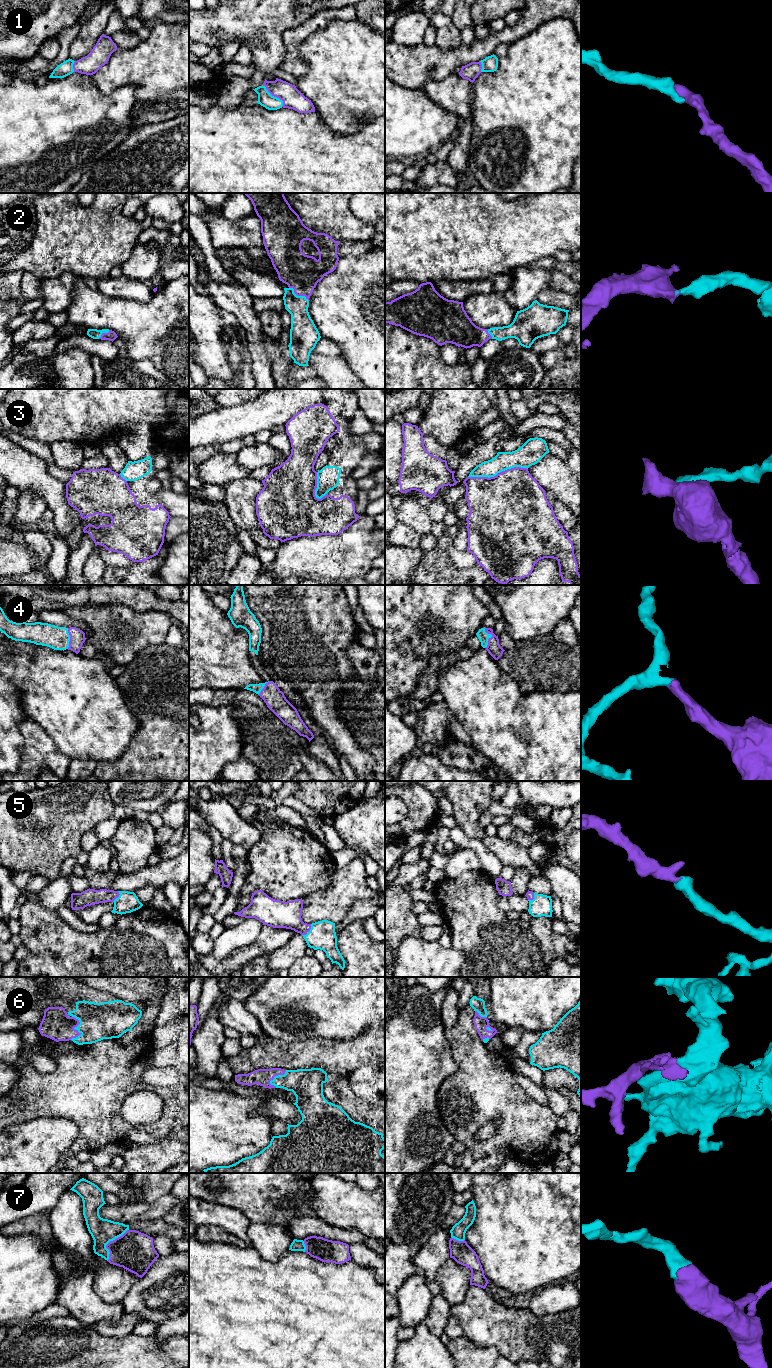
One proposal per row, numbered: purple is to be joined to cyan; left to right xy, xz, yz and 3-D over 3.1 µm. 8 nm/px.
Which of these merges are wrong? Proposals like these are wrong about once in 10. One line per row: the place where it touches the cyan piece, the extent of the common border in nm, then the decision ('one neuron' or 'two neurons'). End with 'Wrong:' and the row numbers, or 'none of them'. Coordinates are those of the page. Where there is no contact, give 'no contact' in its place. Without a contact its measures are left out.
1: meets cyan in xz at (275, 97); contact 240 nm long; one neuron
2: meets cyan in xz at (298, 296); contact 190 nm long; one neuron
3: meets cyan in yz at (497, 473); contact 480 nm long; one neuron
4: meets cyan in yz at (490, 637); contact 160 nm long; one neuron
5: meets cyan in xz at (309, 931); contact 120 nm long; one neuron
6: meets cyan in xy at (75, 1029); contact 190 nm long; one neuron
7: meets cyan in xy at (109, 1241); contact 300 nm long; one neuron
Wrong: none of them

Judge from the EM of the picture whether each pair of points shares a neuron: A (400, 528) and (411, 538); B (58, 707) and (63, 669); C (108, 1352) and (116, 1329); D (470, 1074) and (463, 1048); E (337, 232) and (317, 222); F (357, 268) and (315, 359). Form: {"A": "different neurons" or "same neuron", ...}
{"A": "same neuron", "B": "same neuron", "C": "different neurons", "D": "same neuron", "E": "same neuron", "F": "different neurons"}

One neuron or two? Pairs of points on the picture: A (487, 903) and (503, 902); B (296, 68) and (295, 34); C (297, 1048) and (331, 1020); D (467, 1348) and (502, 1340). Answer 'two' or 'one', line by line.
A: two
B: one
C: two
D: two

